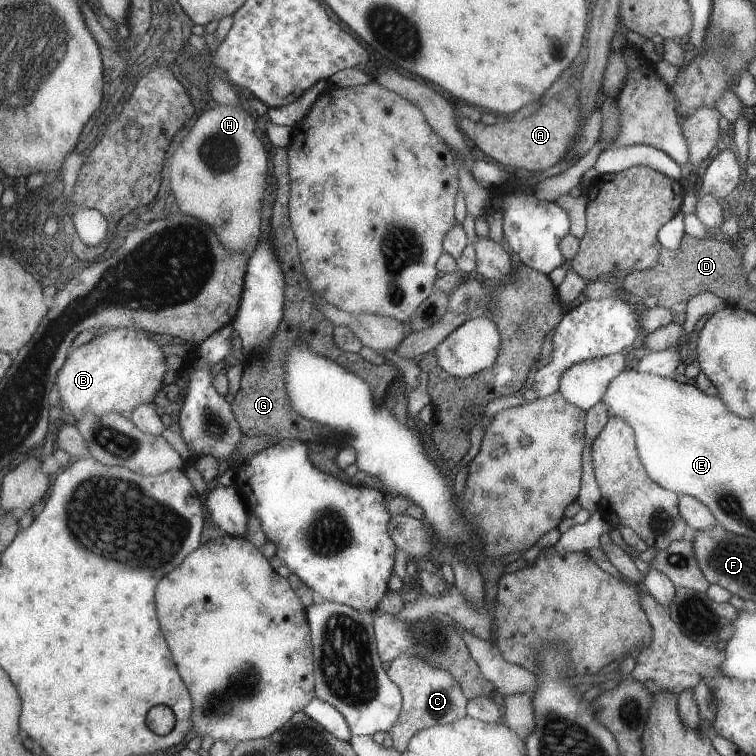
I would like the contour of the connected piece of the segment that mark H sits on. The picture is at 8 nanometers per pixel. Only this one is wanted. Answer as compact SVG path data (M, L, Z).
M241 104L218 105L204 112L194 122L190 132L170 161L170 188L178 202L179 211L189 217L197 218L210 225L224 248L235 253L244 253L249 258L258 245L258 236L262 230L262 202L266 194L266 172L268 156L262 146L262 140L256 136L256 122Z

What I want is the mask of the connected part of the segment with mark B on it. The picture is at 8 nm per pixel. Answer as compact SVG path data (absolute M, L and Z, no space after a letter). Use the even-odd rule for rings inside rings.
M111 328L97 334L82 346L72 349L68 360L59 372L58 390L60 401L67 412L75 417L80 416L85 410L90 409L96 416L101 417L107 412L117 412L129 415L140 405L154 404L158 390L162 388L162 378L168 366L158 342L152 340L151 333L144 329Z

